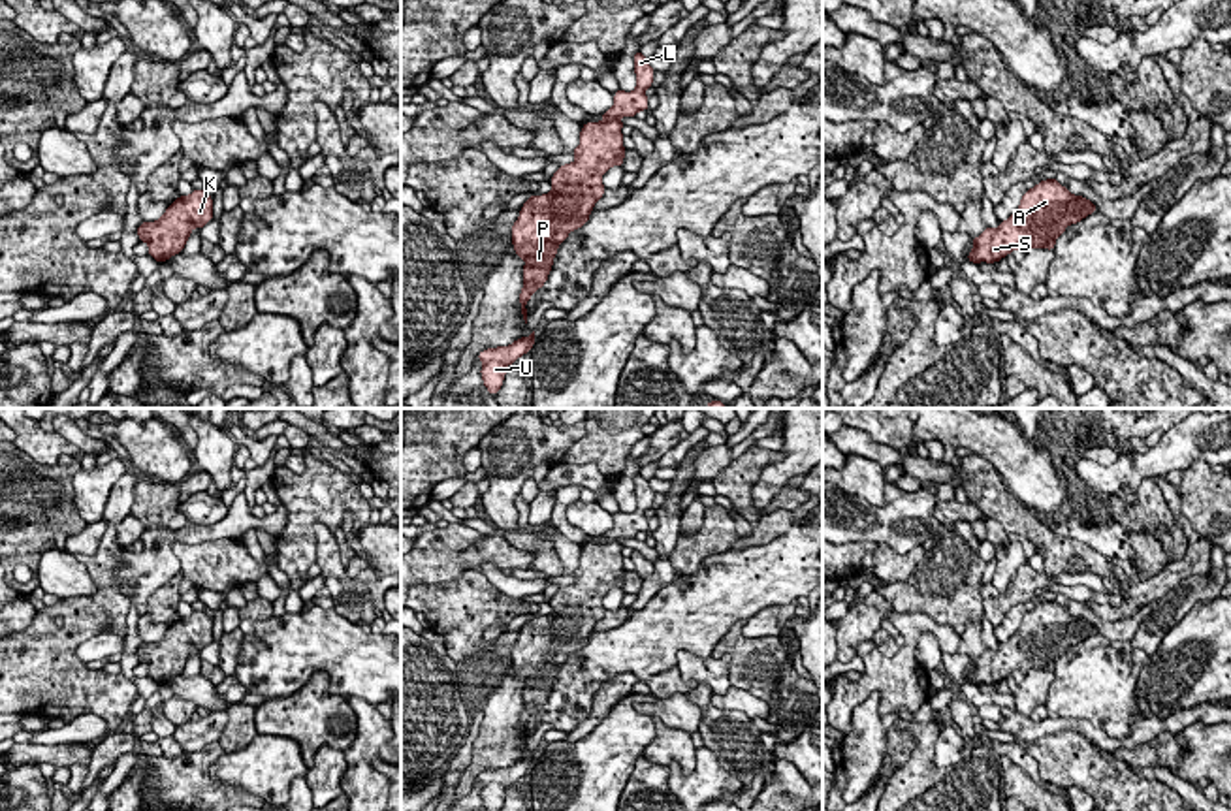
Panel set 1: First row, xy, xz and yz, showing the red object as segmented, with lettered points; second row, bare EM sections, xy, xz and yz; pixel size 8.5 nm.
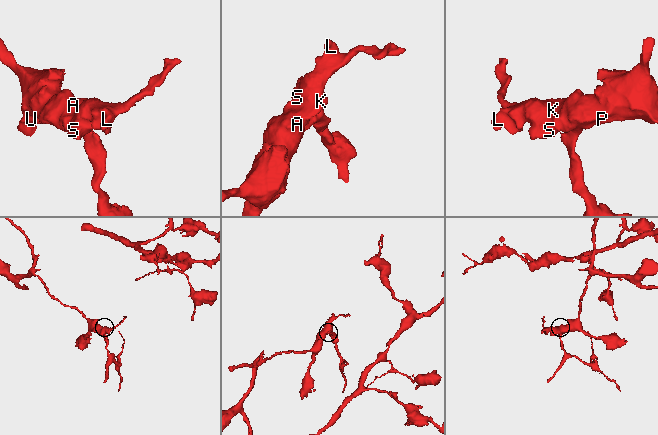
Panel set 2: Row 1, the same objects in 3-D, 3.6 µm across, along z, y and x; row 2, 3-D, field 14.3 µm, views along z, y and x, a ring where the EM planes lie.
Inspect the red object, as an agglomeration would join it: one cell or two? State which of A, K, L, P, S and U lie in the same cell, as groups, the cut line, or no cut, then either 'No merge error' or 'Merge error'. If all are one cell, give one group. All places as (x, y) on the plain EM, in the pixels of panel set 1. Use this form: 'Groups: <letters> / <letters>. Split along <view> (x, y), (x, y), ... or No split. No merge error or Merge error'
Groups: A K L P S U. No split. No merge error

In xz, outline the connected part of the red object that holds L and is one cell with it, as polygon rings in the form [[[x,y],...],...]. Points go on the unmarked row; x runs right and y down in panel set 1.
[[[634,472],[634,495],[636,510],[631,514],[617,510],[614,516],[614,527],[602,534],[604,540],[582,548],[580,566],[572,572],[576,581],[559,587],[550,602],[552,613],[529,617],[521,627],[518,642],[512,645],[512,668],[516,677],[525,681],[521,692],[523,709],[520,713],[521,739],[525,745],[529,738],[525,724],[546,706],[559,666],[567,662],[570,653],[587,645],[595,625],[604,617],[606,610],[602,606],[602,596],[614,587],[623,589],[625,568],[621,549],[625,546],[619,540],[636,538],[638,533],[649,531],[646,512],[653,506],[655,493],[640,472]]]

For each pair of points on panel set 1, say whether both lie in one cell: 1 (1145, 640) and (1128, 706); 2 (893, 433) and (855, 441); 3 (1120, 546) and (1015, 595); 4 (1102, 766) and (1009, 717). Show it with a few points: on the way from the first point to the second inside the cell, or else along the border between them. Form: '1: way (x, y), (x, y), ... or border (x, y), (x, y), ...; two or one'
1: border (1128, 640), (1149, 657); two
2: border (853, 428), (864, 429), (878, 443), (904, 452); two
3: border (1049, 529), (1090, 546); two
4: border (1087, 736), (1075, 731), (1055, 731), (1034, 742); two

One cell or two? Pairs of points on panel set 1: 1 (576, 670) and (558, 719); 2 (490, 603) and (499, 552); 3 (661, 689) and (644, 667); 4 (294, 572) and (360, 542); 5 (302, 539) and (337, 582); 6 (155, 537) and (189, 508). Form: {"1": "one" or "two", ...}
{"1": "one", "2": "two", "3": "two", "4": "two", "5": "two", "6": "two"}

